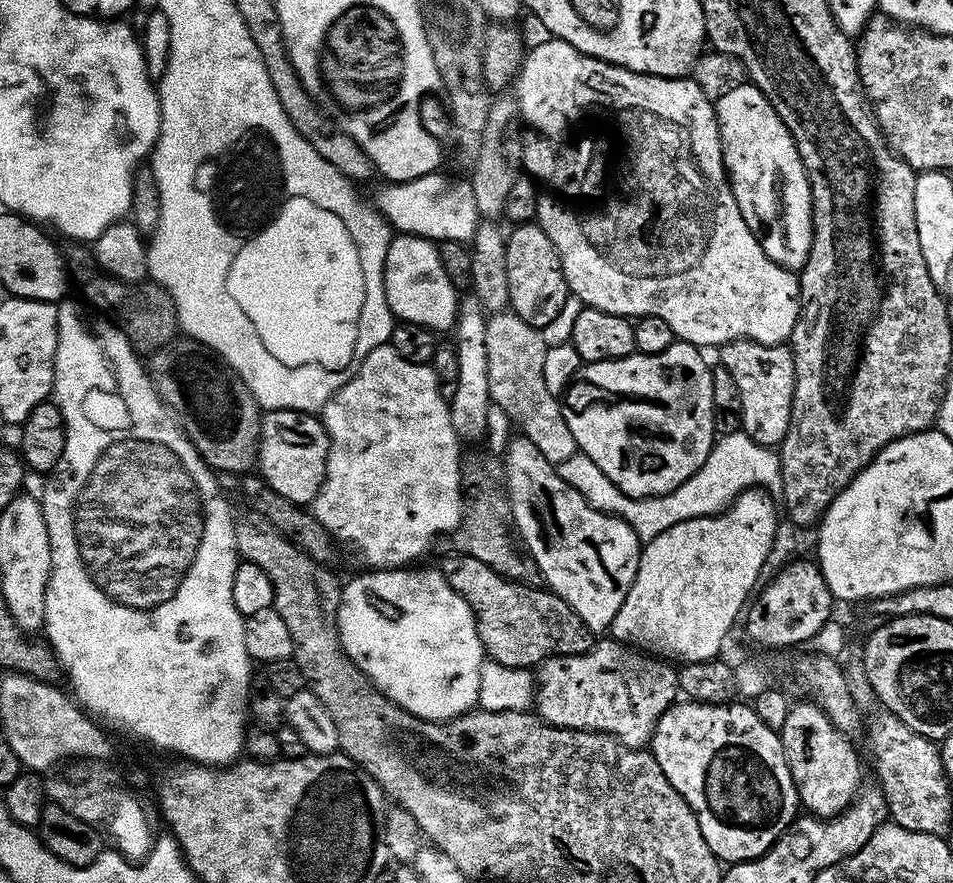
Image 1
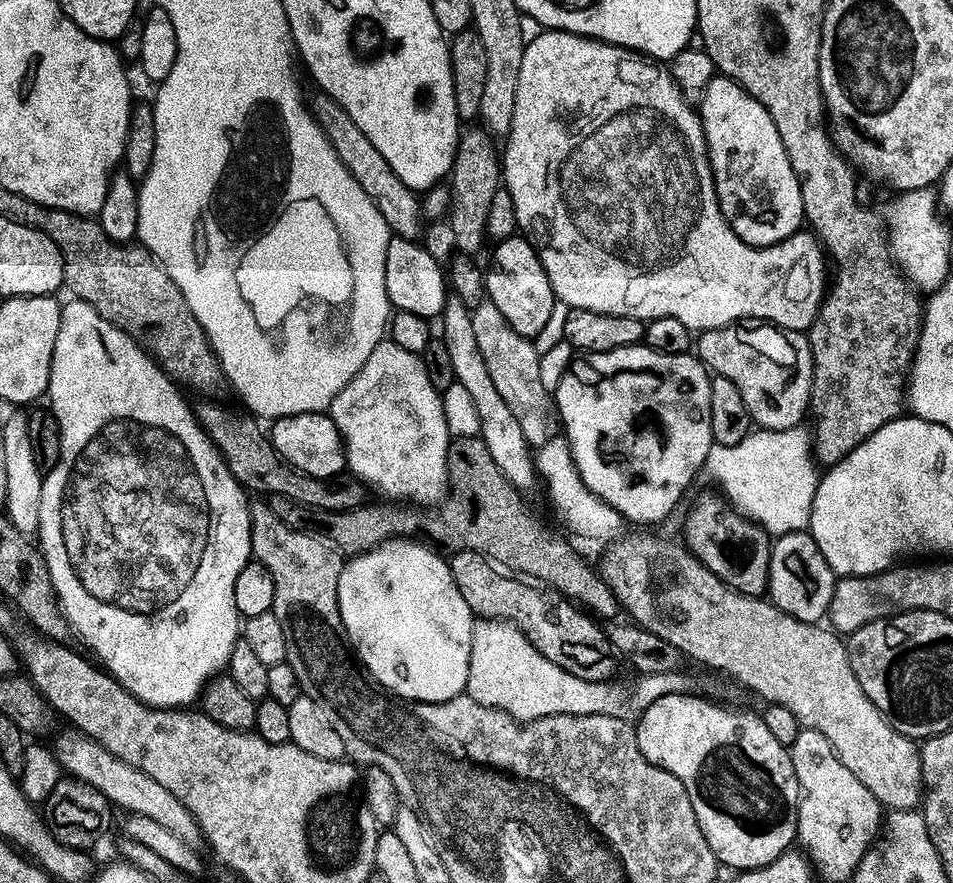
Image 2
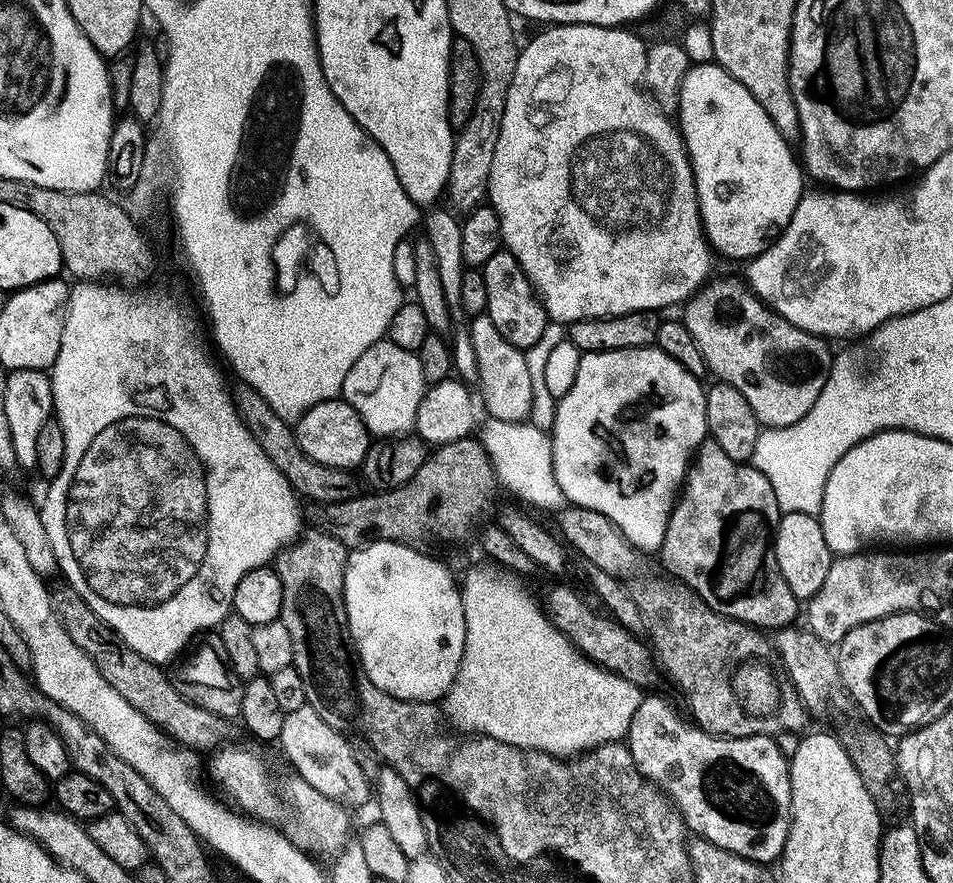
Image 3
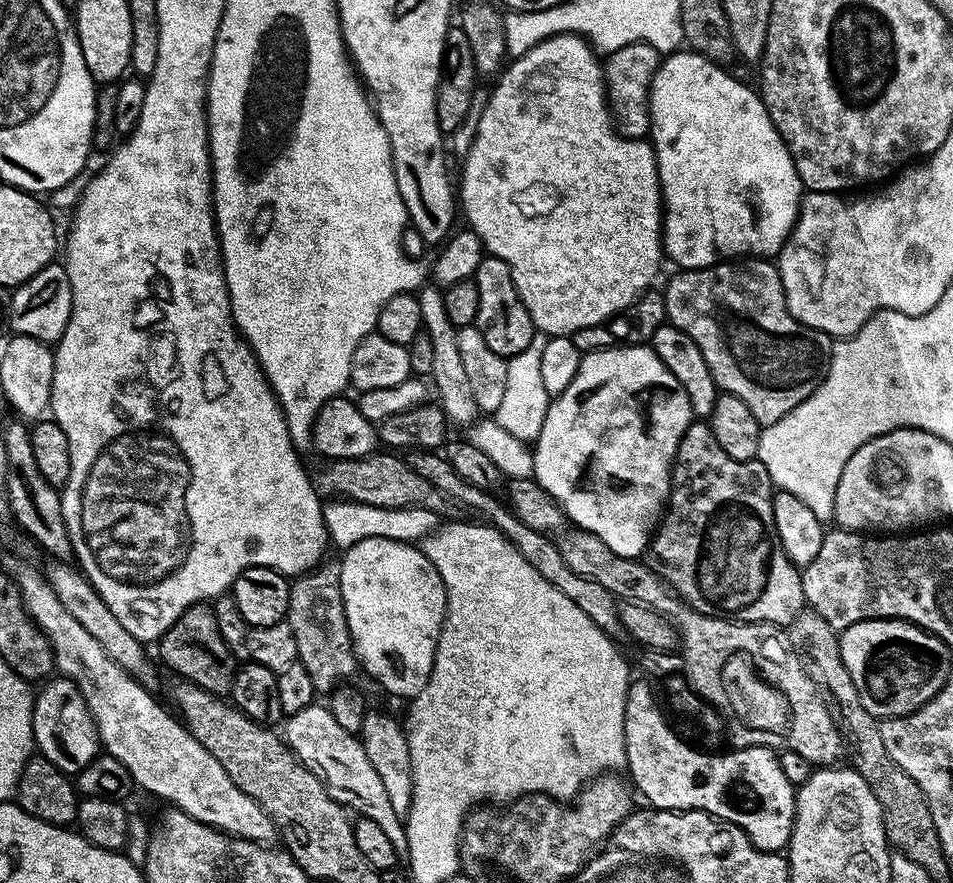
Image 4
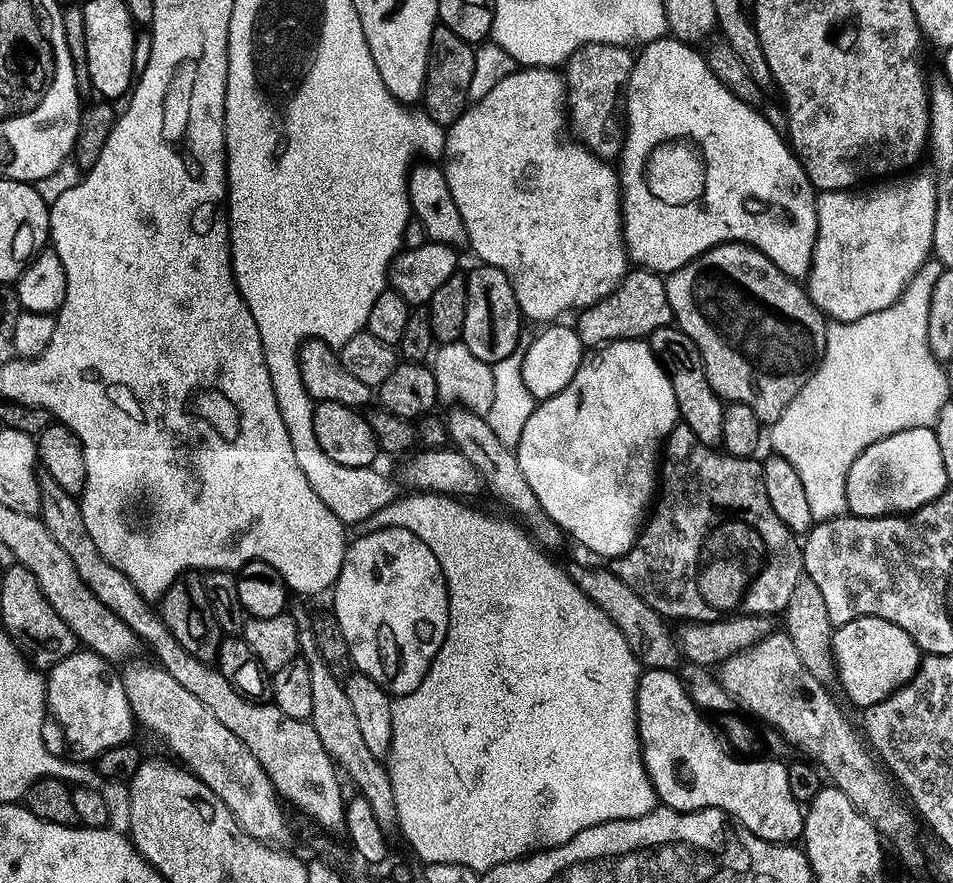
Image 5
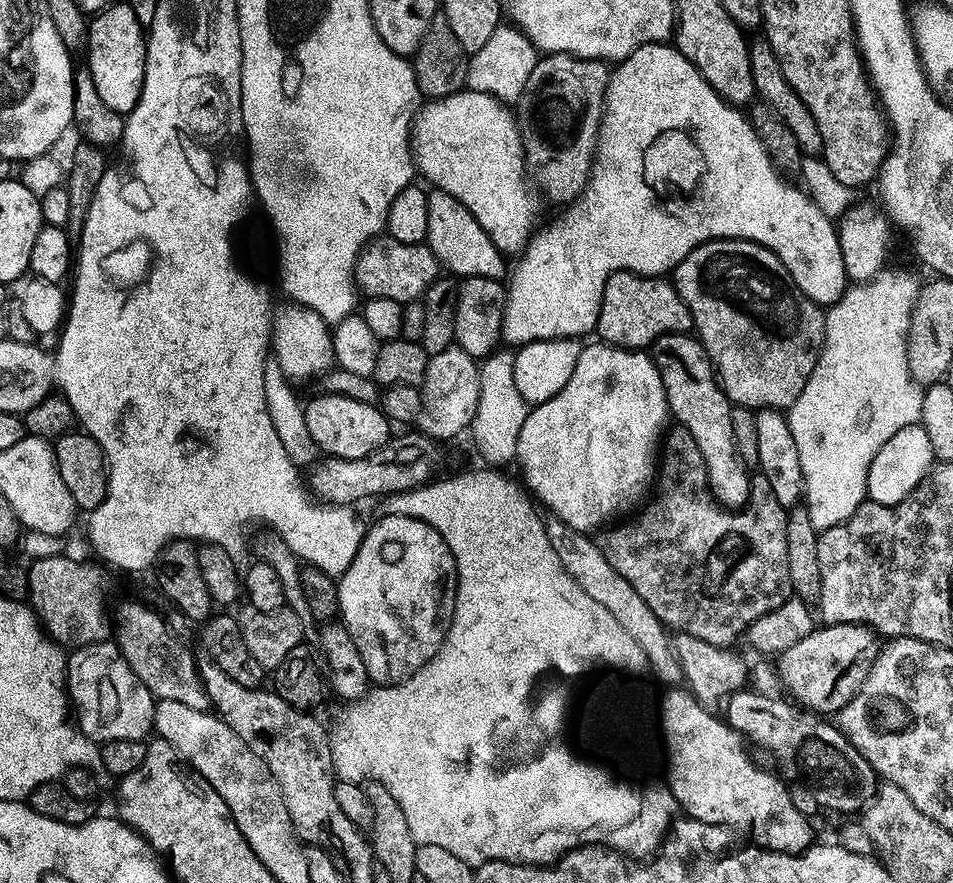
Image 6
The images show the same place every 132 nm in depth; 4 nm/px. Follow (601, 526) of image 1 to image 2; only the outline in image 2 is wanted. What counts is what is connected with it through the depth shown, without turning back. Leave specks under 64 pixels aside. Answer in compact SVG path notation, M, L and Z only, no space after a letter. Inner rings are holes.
M449 295L444 310L438 317L438 323L444 333L442 339L454 365L456 383L462 385L466 394L474 398L474 410L478 410L480 419L480 439L486 442L486 450L490 450L490 458L494 458L498 470L515 488L527 490L538 484L538 473L533 449L526 442L526 434L522 434L522 426L518 426L518 418L506 406L502 394L494 387L490 378L490 370L486 370L486 362L482 362L482 353L478 351L478 342L474 338L474 322L472 313L462 302L462 298Z

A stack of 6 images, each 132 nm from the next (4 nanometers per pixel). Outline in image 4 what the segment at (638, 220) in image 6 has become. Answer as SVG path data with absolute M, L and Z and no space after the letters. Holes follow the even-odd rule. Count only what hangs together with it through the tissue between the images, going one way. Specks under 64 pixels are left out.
M677 50L671 54L665 55L660 62L660 69L652 75L652 85L650 86L650 118L652 126L650 129L650 140L653 145L673 144L672 156L676 159L676 172L672 169L672 164L664 158L657 159L658 174L660 175L660 196L664 200L664 223L662 225L662 243L664 246L665 257L673 260L680 270L689 268L708 268L712 264L731 261L733 258L772 258L784 247L788 236L792 233L792 227L796 224L796 217L800 214L800 202L802 199L802 185L798 178L798 170L792 161L792 155L788 153L788 148L782 142L778 130L772 127L772 120L768 117L768 109L764 107L763 100L755 91L752 92L740 80L735 80L730 73L724 72L721 65L707 60L697 52L691 50ZM768 144L772 147L772 152L768 149ZM769 164L772 168L764 168ZM777 167L777 168L776 168ZM752 168L756 171L756 176L747 180L746 177L751 174ZM744 175L744 176L740 176Z

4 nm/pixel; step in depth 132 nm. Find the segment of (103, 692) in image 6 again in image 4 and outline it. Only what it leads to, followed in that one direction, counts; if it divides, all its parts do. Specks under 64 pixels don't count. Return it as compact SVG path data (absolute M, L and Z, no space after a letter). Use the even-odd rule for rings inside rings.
M52 678L44 686L45 688L41 692L35 693L32 701L35 751L46 757L54 766L58 766L58 770L69 774L78 773L92 759L101 755L102 745L96 723L78 690L78 686L72 680Z

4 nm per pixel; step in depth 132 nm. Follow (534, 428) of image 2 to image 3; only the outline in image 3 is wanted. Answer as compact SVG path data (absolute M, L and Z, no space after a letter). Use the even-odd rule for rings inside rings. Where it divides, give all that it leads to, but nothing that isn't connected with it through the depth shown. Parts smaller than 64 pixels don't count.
M487 314L471 317L470 331L474 342L474 355L478 357L478 396L482 401L483 411L485 408L491 419L512 423L527 421L532 415L533 398L525 353L506 342L502 334L498 334L498 329L494 327L494 322L490 322Z

